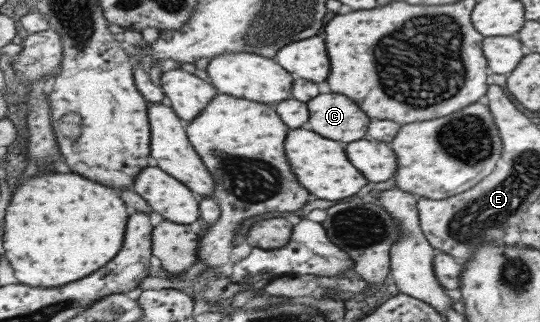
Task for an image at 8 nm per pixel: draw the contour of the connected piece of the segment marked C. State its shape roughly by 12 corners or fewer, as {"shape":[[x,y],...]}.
{"shape":[[325,90],[306,103],[303,127],[353,143],[371,117],[349,97]]}

